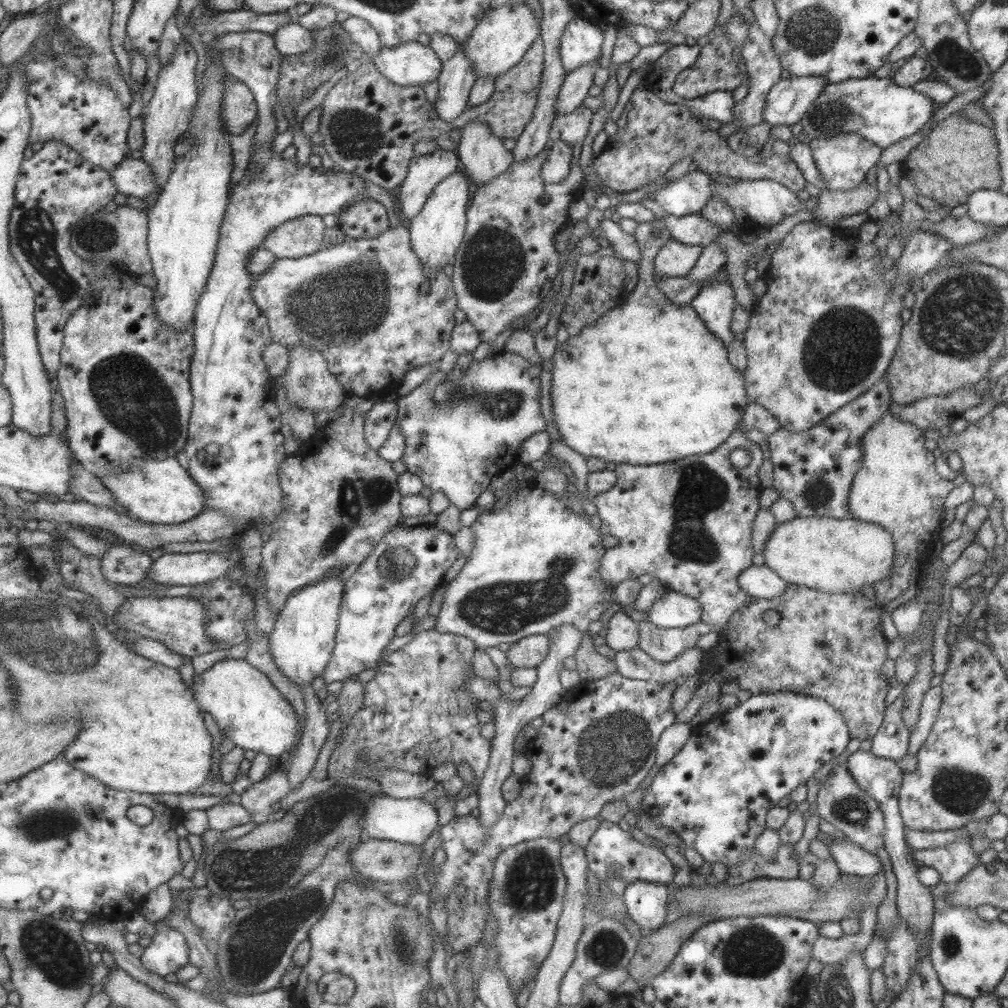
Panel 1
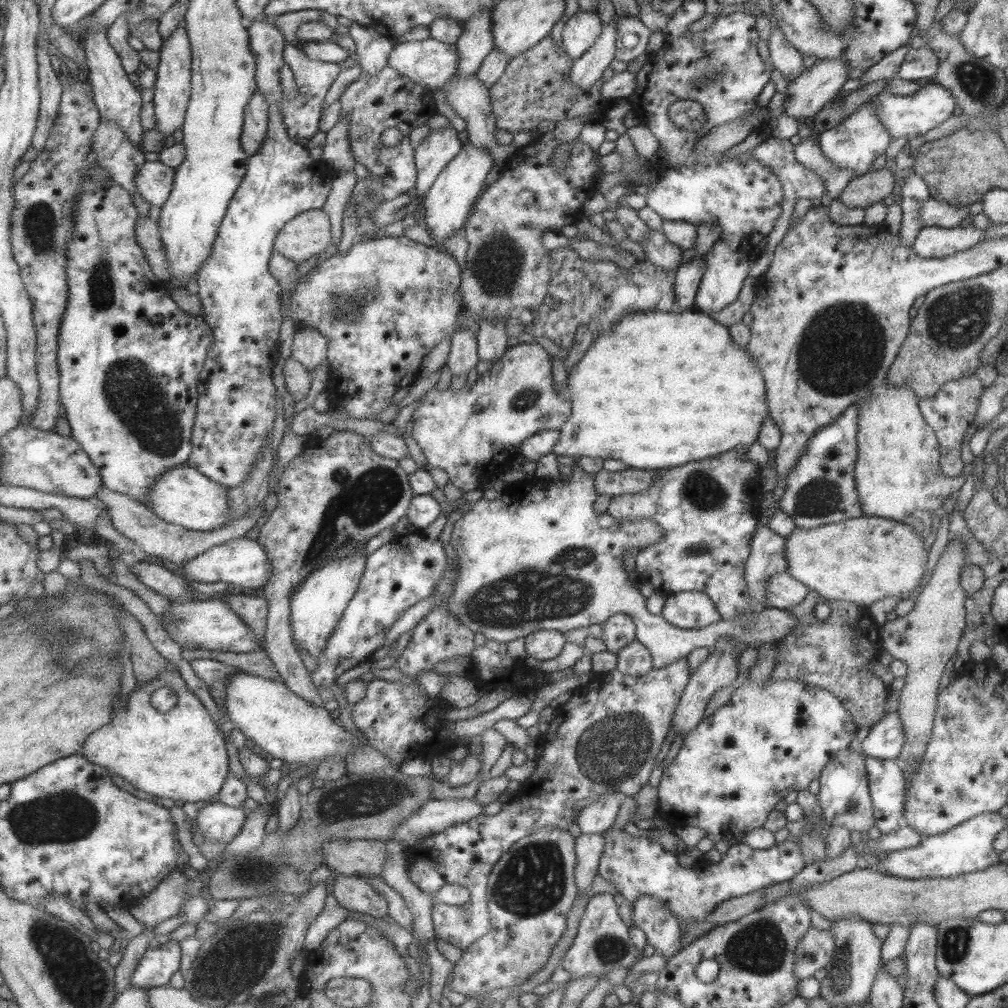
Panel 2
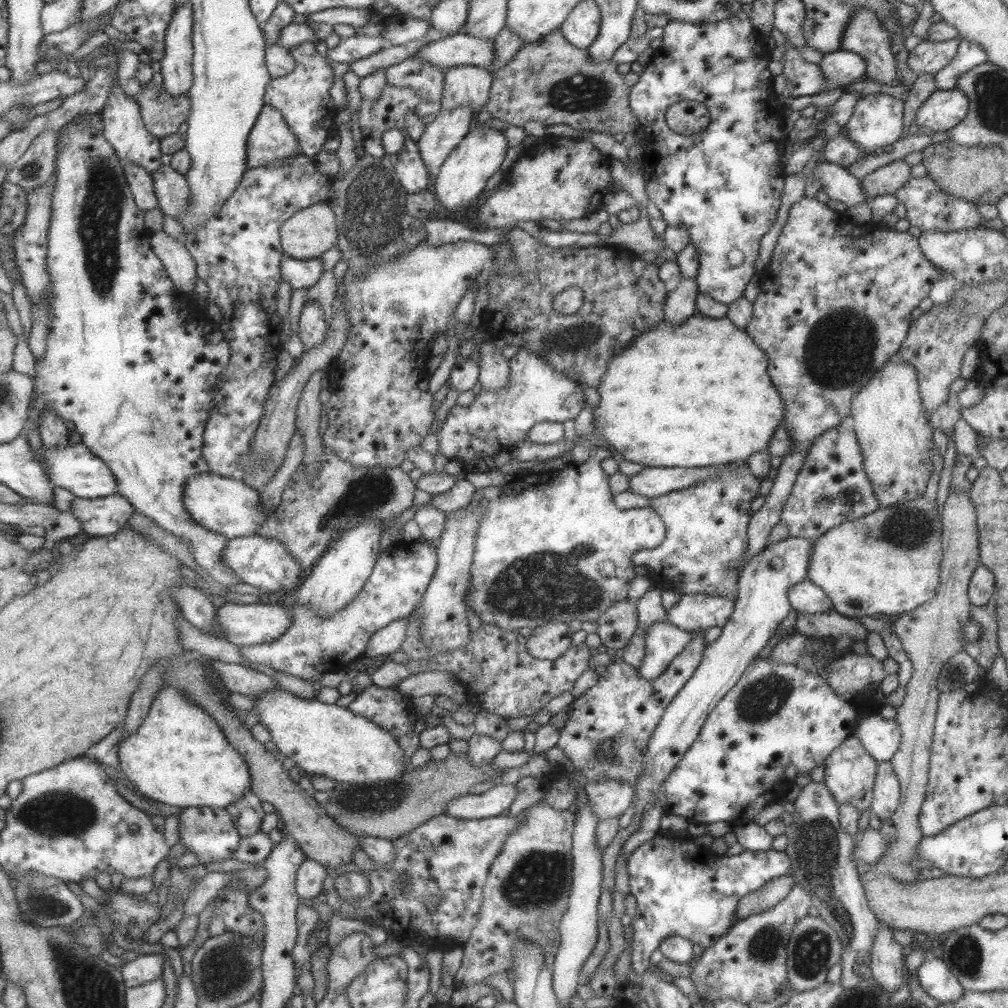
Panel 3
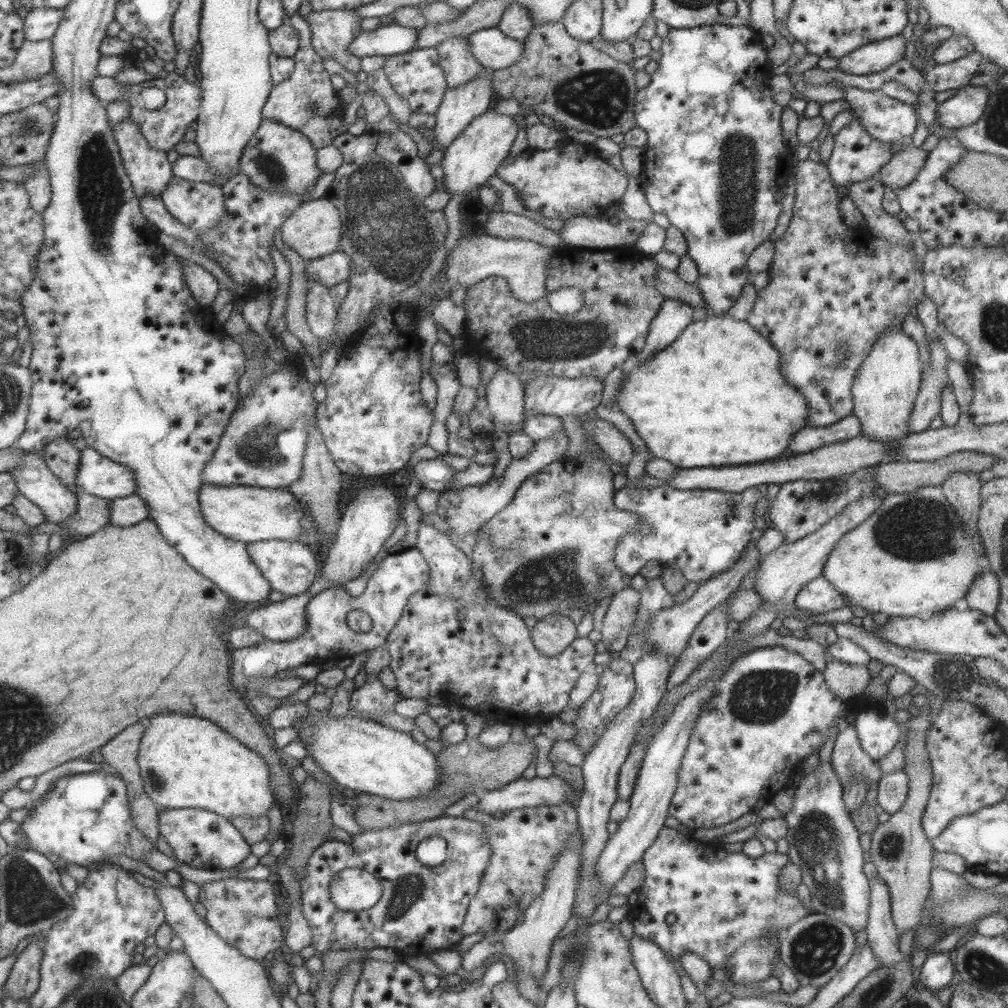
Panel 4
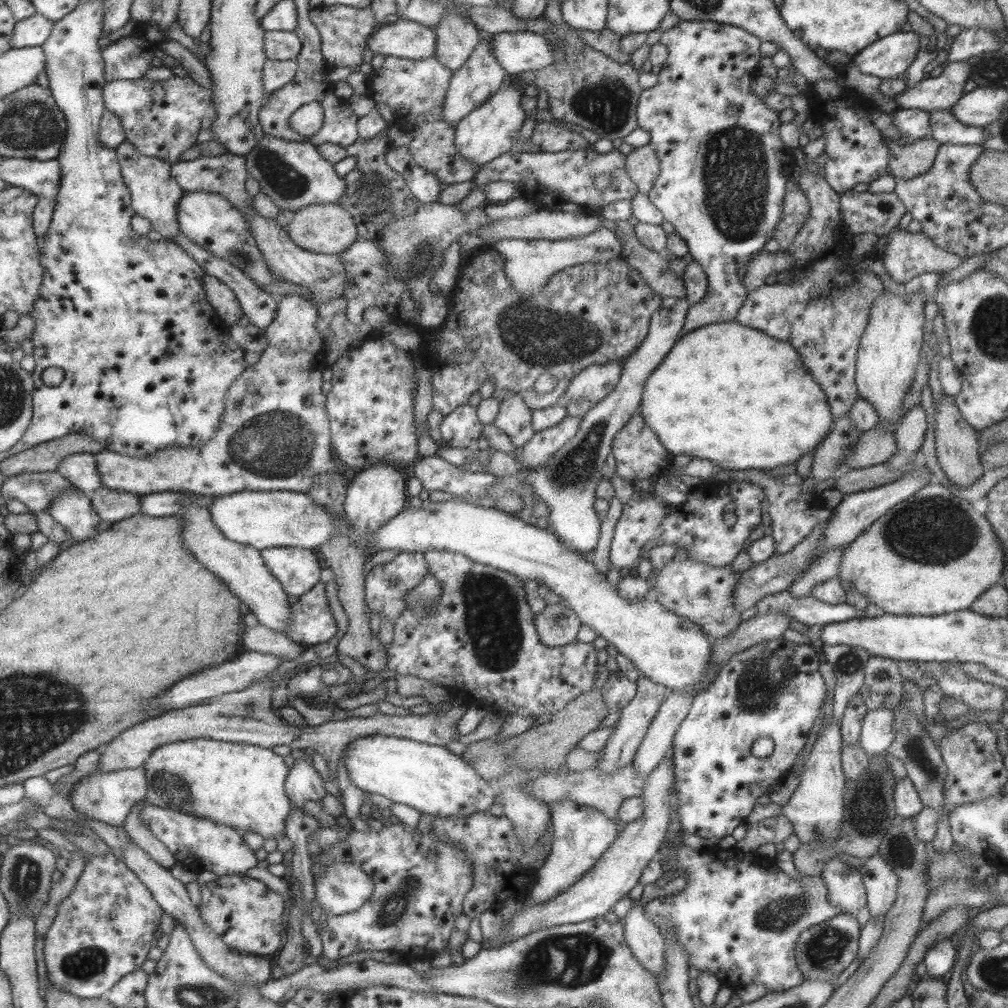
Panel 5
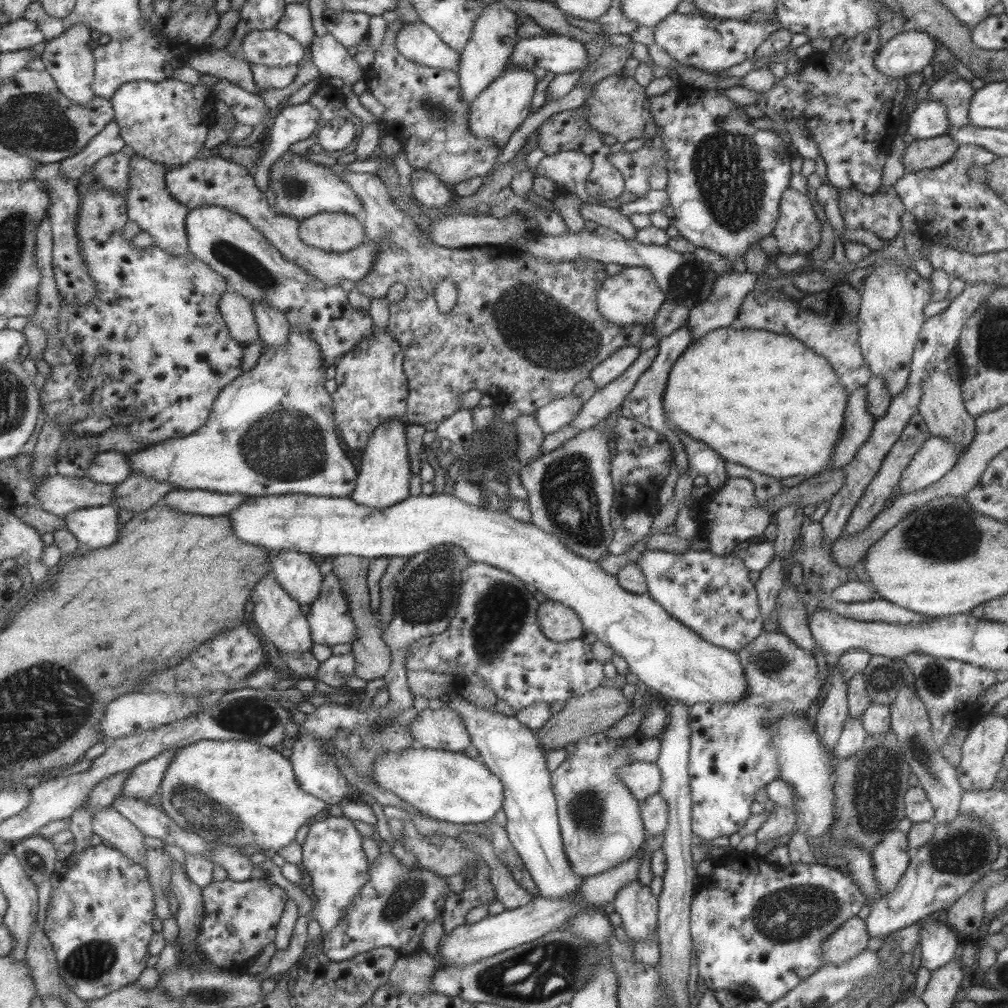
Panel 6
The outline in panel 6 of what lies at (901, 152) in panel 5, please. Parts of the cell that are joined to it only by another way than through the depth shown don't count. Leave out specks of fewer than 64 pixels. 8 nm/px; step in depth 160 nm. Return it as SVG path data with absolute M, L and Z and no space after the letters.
M947 134L928 139L915 139L901 150L901 165L905 172L939 167L951 160L958 146L958 142Z

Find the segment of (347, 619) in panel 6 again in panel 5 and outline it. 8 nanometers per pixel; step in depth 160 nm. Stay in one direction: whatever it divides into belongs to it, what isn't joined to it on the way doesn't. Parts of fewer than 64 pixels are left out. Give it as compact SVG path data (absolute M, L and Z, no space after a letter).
M320 581L290 605L290 619L284 636L297 645L313 646L335 635L335 620L327 606Z

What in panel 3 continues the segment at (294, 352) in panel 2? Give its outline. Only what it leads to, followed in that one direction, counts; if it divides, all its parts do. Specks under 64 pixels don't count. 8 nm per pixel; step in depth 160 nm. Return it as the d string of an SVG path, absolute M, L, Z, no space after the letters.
M309 301L301 308L298 326L303 351L314 348L325 338L326 327L319 303Z

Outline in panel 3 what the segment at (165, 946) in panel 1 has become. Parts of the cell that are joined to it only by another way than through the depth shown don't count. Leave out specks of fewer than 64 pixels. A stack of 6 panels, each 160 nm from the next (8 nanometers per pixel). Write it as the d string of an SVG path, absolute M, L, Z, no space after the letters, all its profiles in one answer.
M157 952L138 955L134 960L120 966L122 981L126 987L136 987L160 978L164 969L164 958Z

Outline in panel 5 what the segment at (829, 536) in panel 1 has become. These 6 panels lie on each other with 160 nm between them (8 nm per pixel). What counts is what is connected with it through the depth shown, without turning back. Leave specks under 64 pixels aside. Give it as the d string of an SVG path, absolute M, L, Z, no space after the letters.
M927 483L918 488L911 496L893 504L891 508L874 520L858 537L855 537L848 545L844 546L843 552L838 562L837 574L838 579L850 582L854 589L870 604L874 604L879 613L893 615L940 615L958 610L965 610L975 600L975 597L993 584L999 582L1001 569L1003 568L1003 551L995 533L992 531L987 519L979 511L975 511L970 502L965 501L955 495L945 486L938 483Z

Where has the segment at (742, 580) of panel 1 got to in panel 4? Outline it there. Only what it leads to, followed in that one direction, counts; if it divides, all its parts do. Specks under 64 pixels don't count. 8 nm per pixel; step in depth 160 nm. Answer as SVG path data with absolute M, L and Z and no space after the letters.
M823 575L810 580L799 589L794 598L794 605L812 614L829 612L844 606L842 594L834 590Z

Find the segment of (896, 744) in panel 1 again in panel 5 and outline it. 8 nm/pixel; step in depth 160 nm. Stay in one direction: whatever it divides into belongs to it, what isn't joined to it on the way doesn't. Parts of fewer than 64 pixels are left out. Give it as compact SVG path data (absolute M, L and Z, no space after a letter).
M877 708L864 715L857 743L867 756L886 754L895 735L893 710Z

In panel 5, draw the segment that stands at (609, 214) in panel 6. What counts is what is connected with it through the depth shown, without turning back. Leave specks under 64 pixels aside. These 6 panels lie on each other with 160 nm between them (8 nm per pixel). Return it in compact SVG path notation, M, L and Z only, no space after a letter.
M618 221L615 227L622 233L624 240L620 250L621 258L640 272L647 286L661 298L684 299L686 292L682 278L669 270L669 261L665 259L663 253L656 253L643 247L635 239L634 226L630 226L627 221Z

